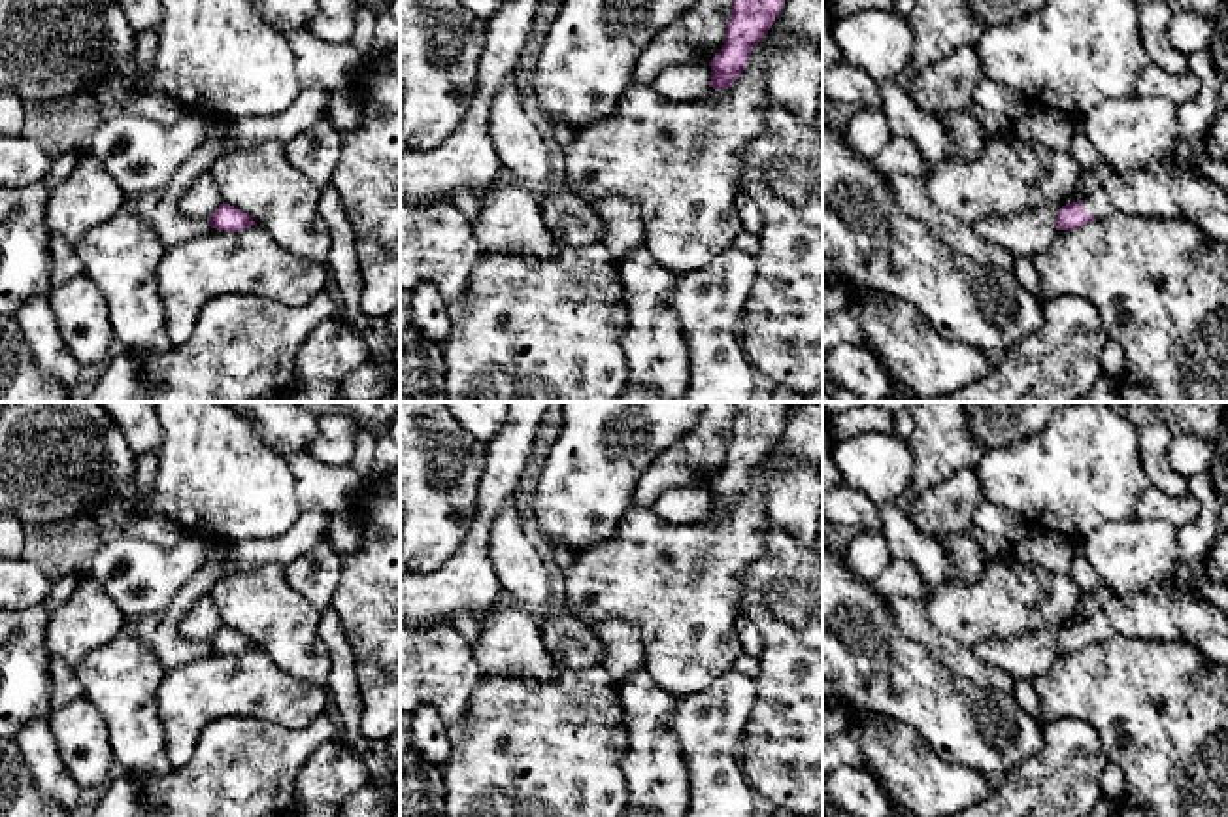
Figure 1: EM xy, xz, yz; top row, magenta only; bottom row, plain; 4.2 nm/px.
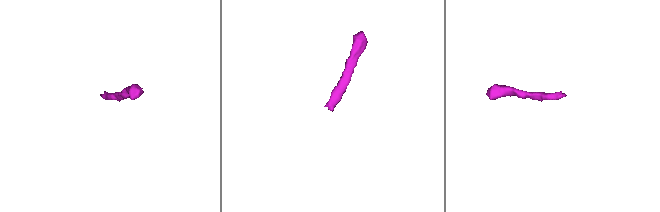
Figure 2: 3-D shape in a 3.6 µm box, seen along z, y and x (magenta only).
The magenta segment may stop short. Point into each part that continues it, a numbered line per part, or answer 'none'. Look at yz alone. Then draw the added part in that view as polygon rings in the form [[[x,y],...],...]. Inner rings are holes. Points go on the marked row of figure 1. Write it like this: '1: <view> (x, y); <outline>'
1: yz (1170, 191); [[[1183,164],[1115,174],[1083,198],[1094,221],[1124,213],[1132,217],[1183,217],[1209,238],[1228,243],[1228,192]]]

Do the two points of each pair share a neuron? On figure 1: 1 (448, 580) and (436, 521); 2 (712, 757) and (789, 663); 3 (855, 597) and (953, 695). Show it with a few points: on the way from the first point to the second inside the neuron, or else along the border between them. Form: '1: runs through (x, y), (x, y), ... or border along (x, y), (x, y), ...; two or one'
1: border along (470, 529), (451, 557), (438, 568), (419, 574); two
2: border along (753, 680), (755, 702), (740, 751); two
3: runs through (868, 625), (925, 682); one

